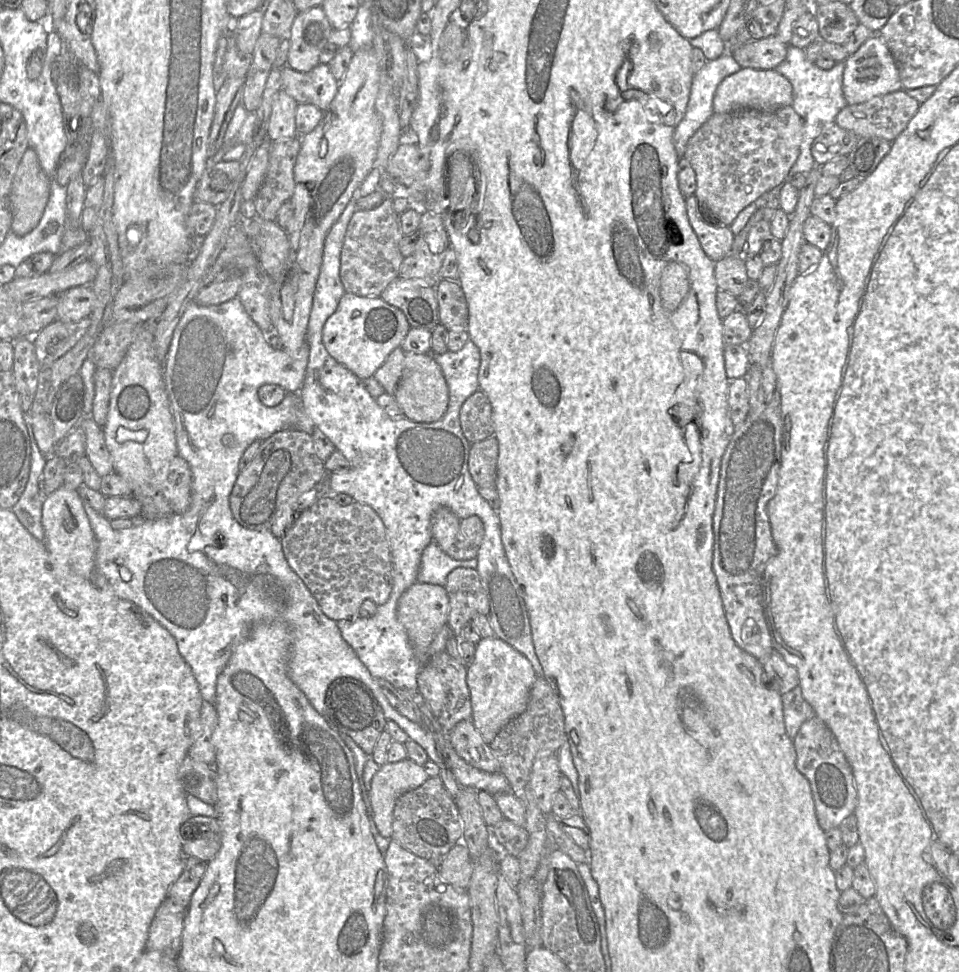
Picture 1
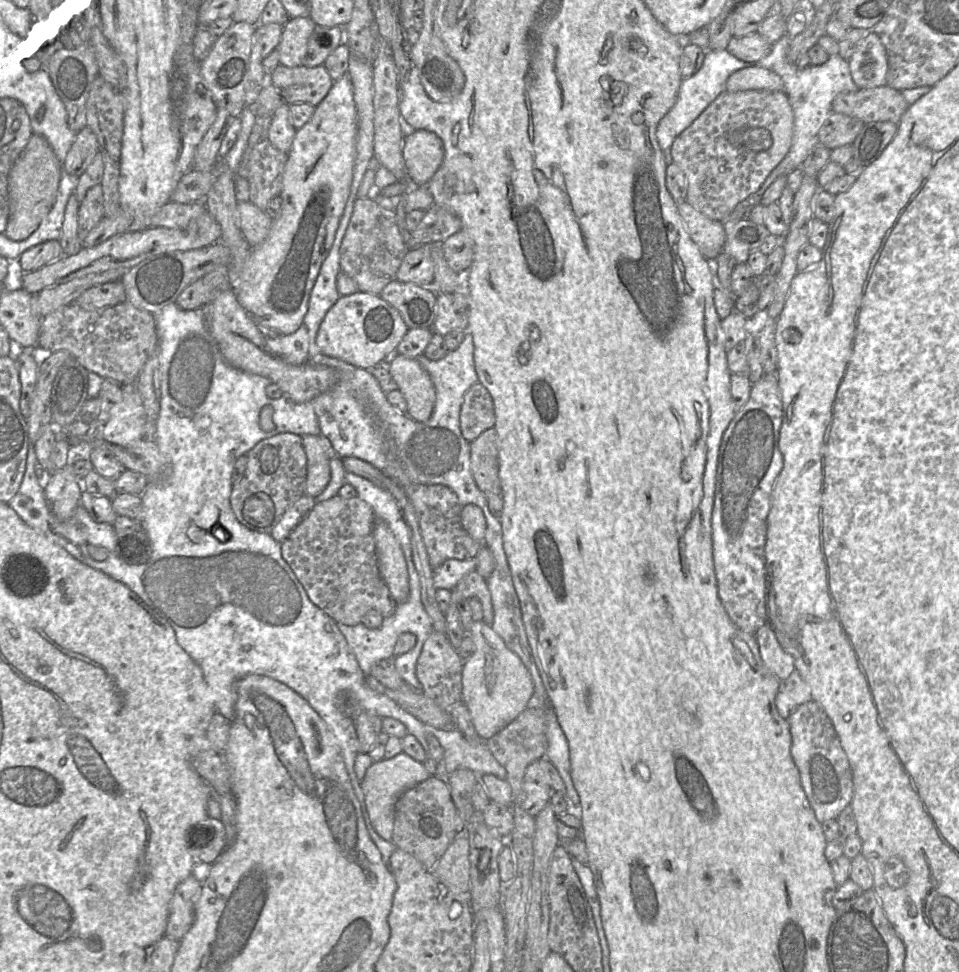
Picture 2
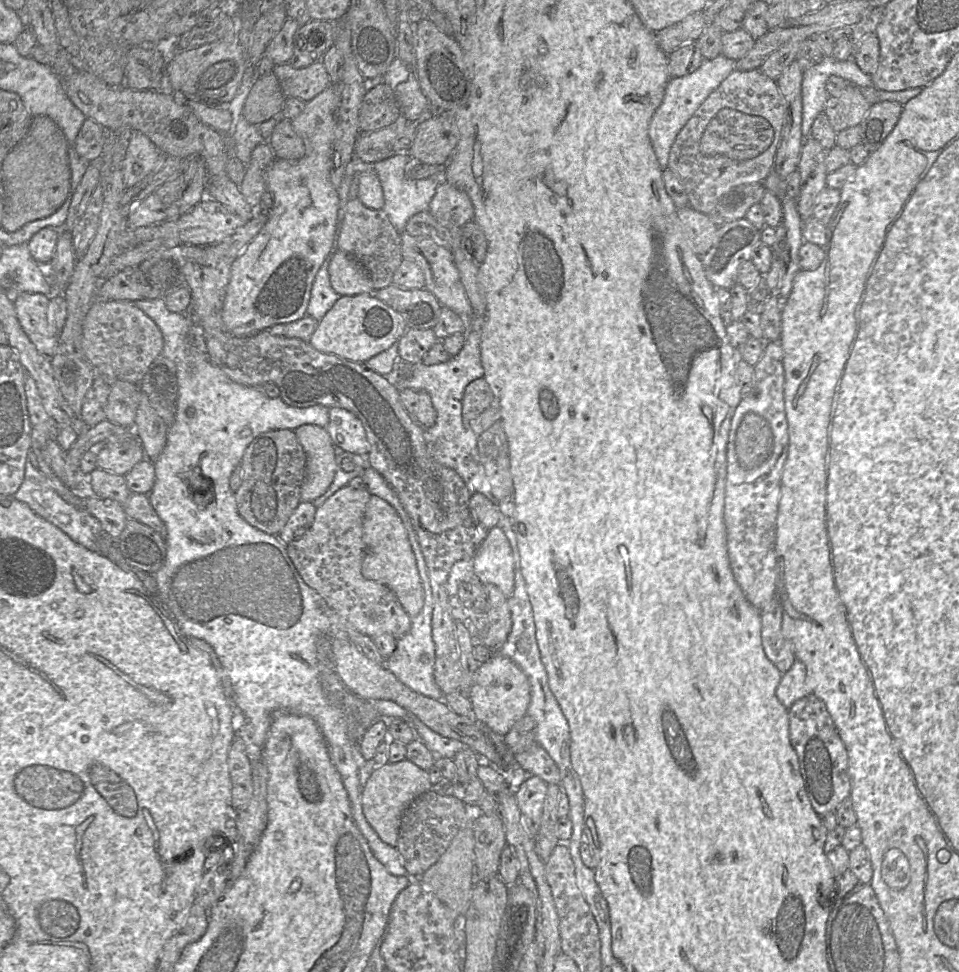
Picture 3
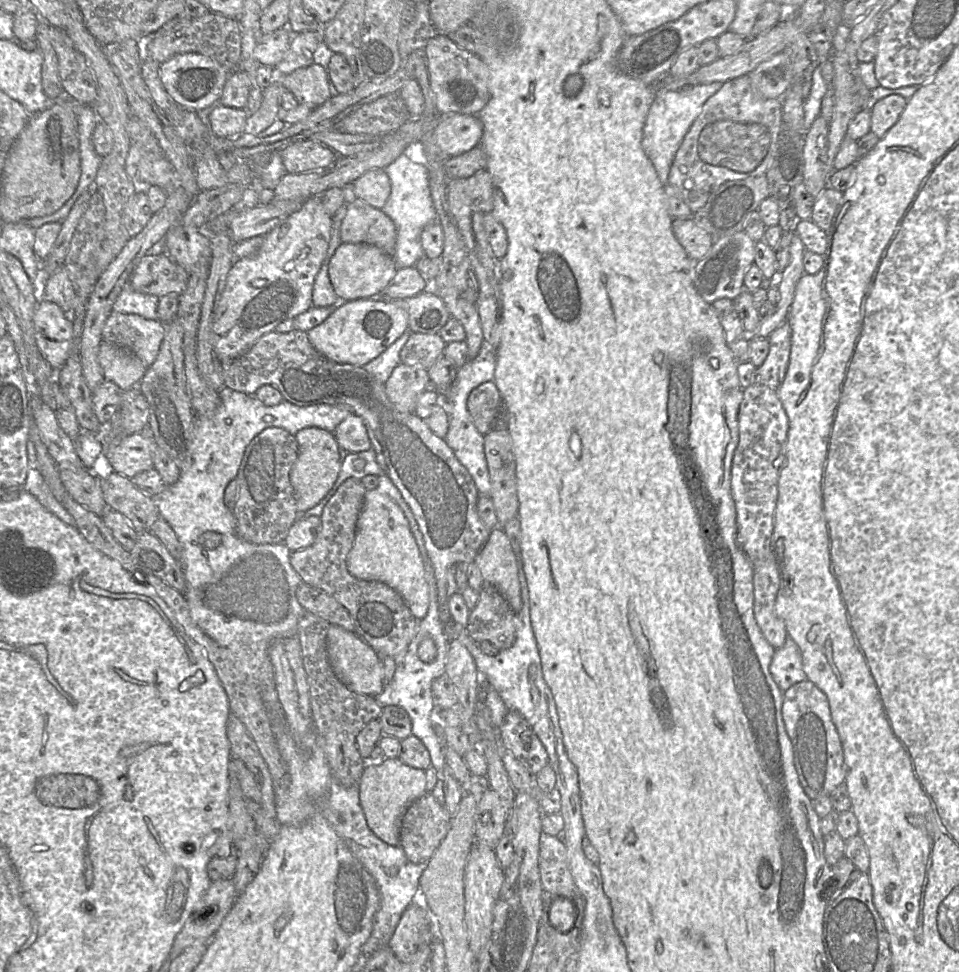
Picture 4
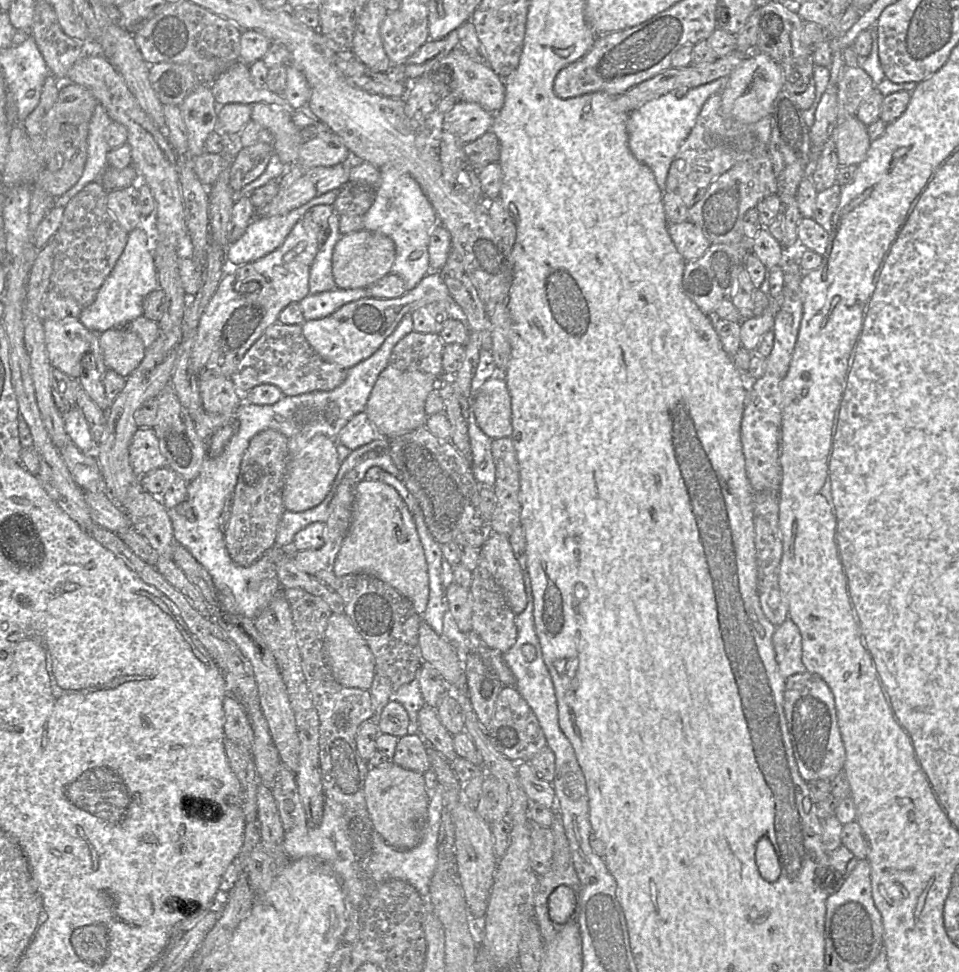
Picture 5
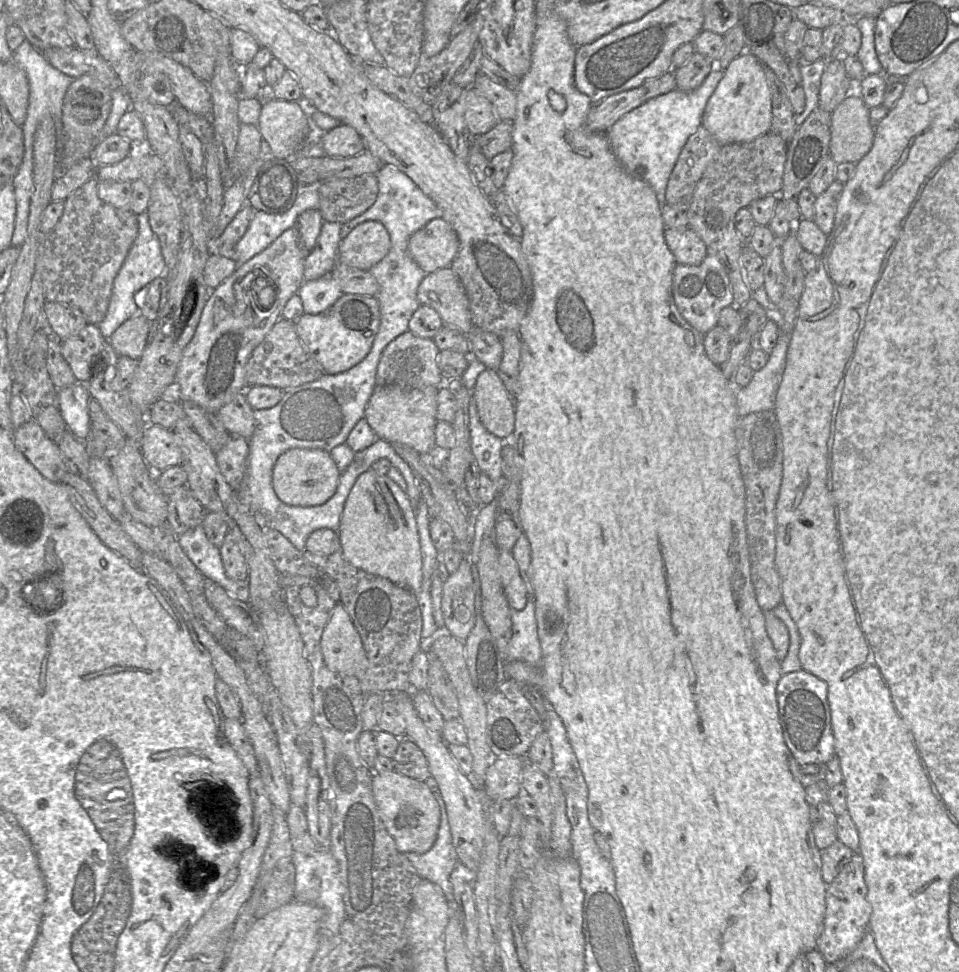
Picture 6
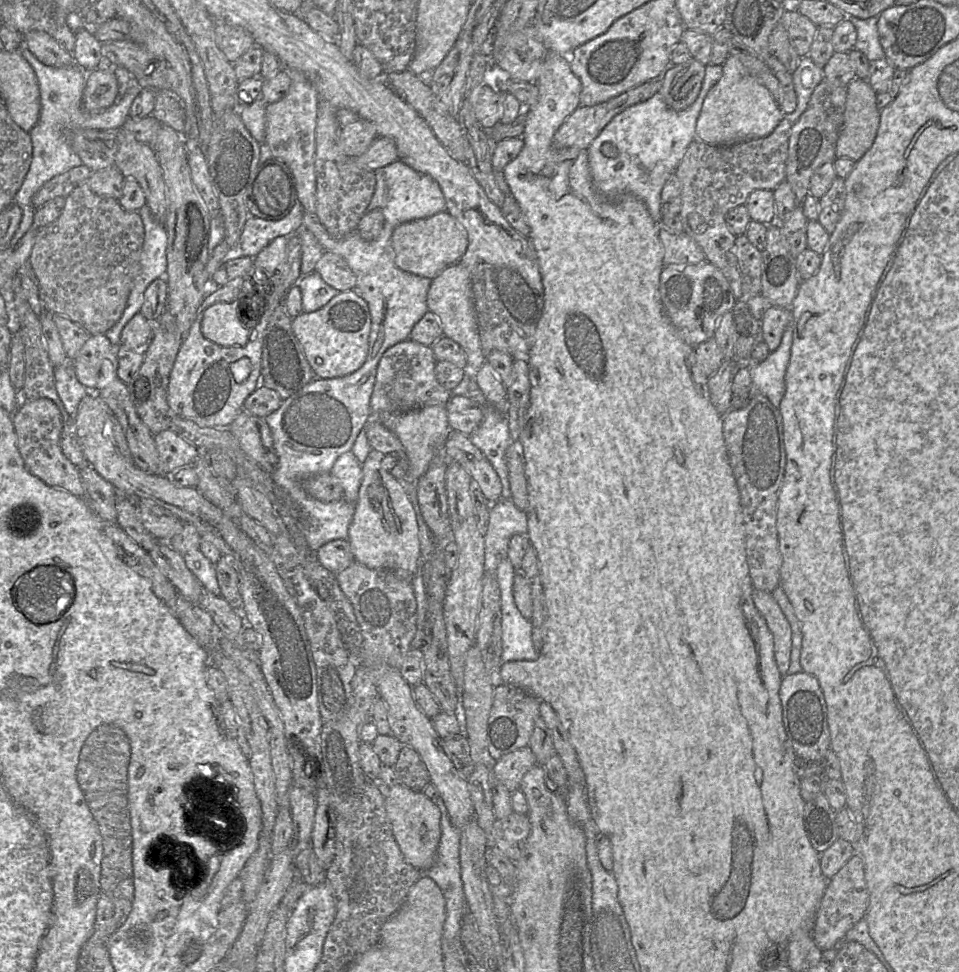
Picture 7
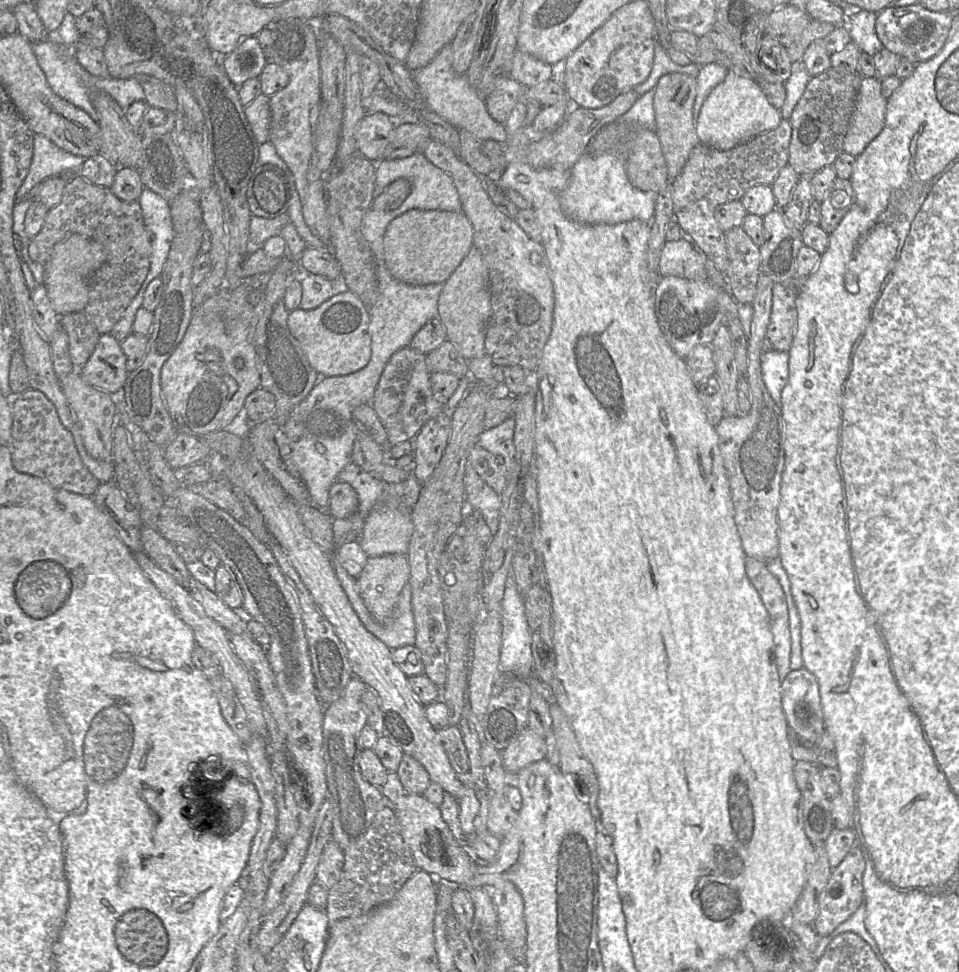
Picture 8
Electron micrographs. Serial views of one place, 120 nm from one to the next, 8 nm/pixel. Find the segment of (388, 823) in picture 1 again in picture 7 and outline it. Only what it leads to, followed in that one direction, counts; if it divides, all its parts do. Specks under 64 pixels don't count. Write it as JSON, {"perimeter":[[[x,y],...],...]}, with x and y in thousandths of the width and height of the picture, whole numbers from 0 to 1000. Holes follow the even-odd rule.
{"perimeter":[[[420,807],[404,811],[401,830],[410,860],[423,887],[436,895],[448,893],[455,882],[460,862],[460,835],[452,823],[440,814],[432,814]]]}

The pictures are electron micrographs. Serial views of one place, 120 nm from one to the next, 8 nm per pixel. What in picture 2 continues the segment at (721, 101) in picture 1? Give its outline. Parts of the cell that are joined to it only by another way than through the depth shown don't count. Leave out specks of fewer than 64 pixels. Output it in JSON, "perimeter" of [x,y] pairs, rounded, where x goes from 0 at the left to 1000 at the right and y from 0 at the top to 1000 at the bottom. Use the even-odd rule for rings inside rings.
{"perimeter":[[[783,67],[763,75],[757,83],[756,93],[759,95],[818,94],[818,86],[814,79],[809,75],[789,67]]]}

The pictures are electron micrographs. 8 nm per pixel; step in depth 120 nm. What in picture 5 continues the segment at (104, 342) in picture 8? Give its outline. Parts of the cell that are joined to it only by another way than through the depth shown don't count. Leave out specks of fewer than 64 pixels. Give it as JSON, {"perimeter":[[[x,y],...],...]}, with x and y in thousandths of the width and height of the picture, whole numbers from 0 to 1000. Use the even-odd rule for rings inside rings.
{"perimeter":[[[46,327],[45,337],[53,377],[75,390],[81,390],[86,381],[84,370],[94,355],[95,341],[81,328]]]}

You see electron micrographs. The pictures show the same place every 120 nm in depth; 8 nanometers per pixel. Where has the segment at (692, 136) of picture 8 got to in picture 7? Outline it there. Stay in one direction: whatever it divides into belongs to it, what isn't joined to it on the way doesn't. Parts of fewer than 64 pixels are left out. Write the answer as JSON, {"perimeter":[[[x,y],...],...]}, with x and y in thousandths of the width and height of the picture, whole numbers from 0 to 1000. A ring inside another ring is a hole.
{"perimeter":[[[722,61],[709,67],[697,69],[686,80],[690,87],[687,96],[696,109],[712,114],[724,106],[731,93],[736,67]]]}

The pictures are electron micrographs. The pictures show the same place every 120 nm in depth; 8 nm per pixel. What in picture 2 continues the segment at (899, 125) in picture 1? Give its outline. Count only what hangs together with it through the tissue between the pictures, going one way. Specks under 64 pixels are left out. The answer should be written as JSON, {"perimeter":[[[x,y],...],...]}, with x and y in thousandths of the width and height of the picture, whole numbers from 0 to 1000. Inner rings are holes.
{"perimeter":[[[926,87],[878,95],[868,105],[868,114],[896,121],[901,127],[927,124],[936,128],[947,110],[941,96]]]}

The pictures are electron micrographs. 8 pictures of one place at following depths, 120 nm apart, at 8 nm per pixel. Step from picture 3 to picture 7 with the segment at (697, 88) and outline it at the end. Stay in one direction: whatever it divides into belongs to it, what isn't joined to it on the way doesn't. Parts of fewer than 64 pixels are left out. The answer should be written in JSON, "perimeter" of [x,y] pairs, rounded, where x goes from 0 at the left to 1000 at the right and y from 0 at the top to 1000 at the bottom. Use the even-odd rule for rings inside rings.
{"perimeter":[[[754,67],[735,69],[735,78],[728,100],[712,114],[696,109],[686,95],[643,117],[615,148],[613,168],[621,198],[638,206],[660,202],[675,213],[680,225],[689,228],[689,198],[697,183],[704,178],[717,150],[726,142],[726,127],[734,102],[754,76]]]}

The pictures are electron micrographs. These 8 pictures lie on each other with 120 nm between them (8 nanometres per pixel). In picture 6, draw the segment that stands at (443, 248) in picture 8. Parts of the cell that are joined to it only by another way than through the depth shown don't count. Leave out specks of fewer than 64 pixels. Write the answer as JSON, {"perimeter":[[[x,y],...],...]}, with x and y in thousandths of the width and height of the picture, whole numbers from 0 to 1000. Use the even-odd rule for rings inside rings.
{"perimeter":[[[460,223],[448,226],[432,239],[425,248],[429,265],[443,281],[469,274],[478,256],[475,239]]]}

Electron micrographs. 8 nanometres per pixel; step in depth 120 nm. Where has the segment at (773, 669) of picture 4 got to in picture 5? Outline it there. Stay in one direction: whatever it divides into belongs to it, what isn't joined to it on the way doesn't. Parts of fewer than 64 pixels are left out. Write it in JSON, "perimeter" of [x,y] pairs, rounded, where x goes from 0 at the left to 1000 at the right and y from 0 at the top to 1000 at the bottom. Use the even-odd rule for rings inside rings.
{"perimeter":[[[823,635],[815,643],[807,645],[805,663],[811,688],[816,698],[840,691],[836,681],[834,650]]]}

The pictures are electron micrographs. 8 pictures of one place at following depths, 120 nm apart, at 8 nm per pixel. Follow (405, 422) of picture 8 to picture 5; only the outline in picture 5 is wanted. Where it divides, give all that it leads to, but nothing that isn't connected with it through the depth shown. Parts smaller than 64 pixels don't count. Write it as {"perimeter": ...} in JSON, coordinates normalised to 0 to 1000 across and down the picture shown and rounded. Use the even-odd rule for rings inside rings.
{"perimeter":[[[430,340],[409,359],[406,376],[416,381],[436,381],[456,390],[461,386],[463,353],[456,343],[437,343]]]}

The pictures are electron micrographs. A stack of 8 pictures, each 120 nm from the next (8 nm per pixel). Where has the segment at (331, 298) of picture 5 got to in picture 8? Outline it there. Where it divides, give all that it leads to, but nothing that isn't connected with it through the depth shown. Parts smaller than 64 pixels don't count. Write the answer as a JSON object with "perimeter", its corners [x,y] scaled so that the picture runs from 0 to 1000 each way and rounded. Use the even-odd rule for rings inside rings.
{"perimeter":[[[318,281],[314,284],[313,292],[315,294],[313,317],[316,319],[325,319],[353,300],[357,296],[357,284],[355,289],[345,289],[334,283]]]}

